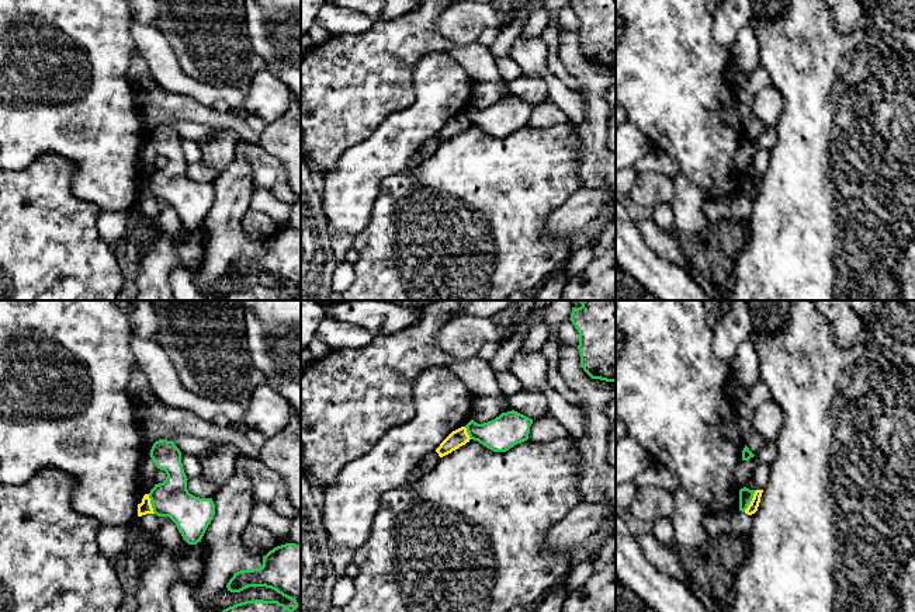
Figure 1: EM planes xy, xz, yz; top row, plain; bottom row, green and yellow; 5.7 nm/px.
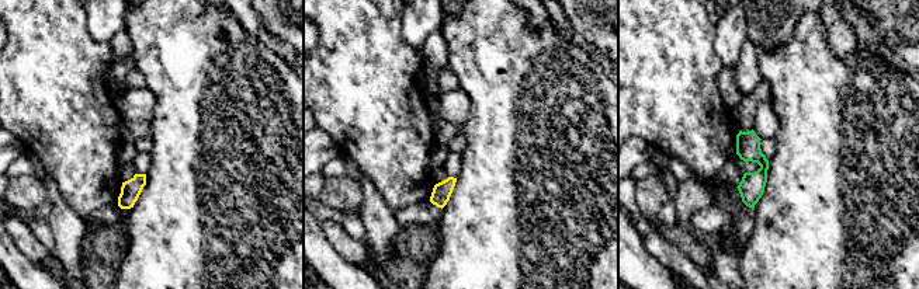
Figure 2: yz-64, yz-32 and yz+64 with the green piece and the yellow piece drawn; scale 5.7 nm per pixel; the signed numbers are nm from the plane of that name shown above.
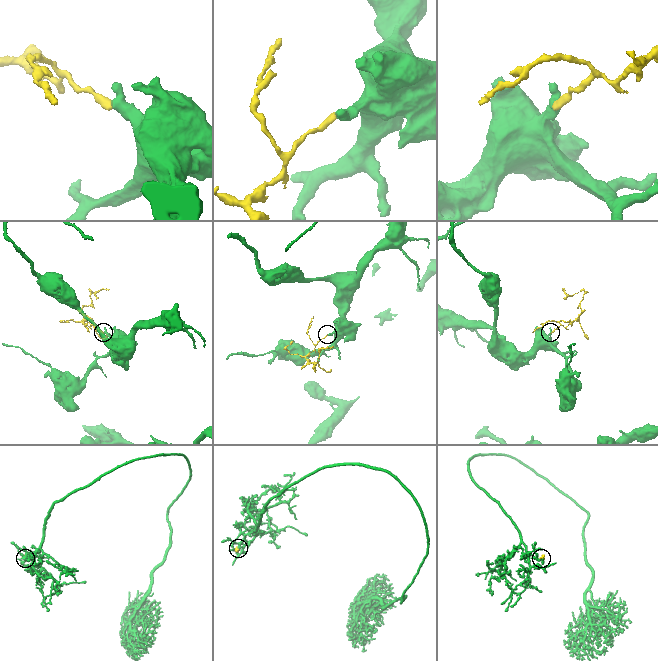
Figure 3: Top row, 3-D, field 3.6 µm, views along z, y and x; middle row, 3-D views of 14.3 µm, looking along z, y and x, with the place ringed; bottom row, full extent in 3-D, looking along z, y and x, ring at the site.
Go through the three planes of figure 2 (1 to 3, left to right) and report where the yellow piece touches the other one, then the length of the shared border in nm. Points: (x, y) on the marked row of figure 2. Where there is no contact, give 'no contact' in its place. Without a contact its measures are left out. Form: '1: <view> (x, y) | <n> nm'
1: no contact
2: no contact
3: no contact

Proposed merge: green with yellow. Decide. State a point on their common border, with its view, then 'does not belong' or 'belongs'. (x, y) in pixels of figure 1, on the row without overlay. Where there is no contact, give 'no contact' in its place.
yz (751, 185) | does not belong

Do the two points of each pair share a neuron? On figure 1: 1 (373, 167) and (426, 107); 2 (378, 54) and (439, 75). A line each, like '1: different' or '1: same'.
1: same
2: different

